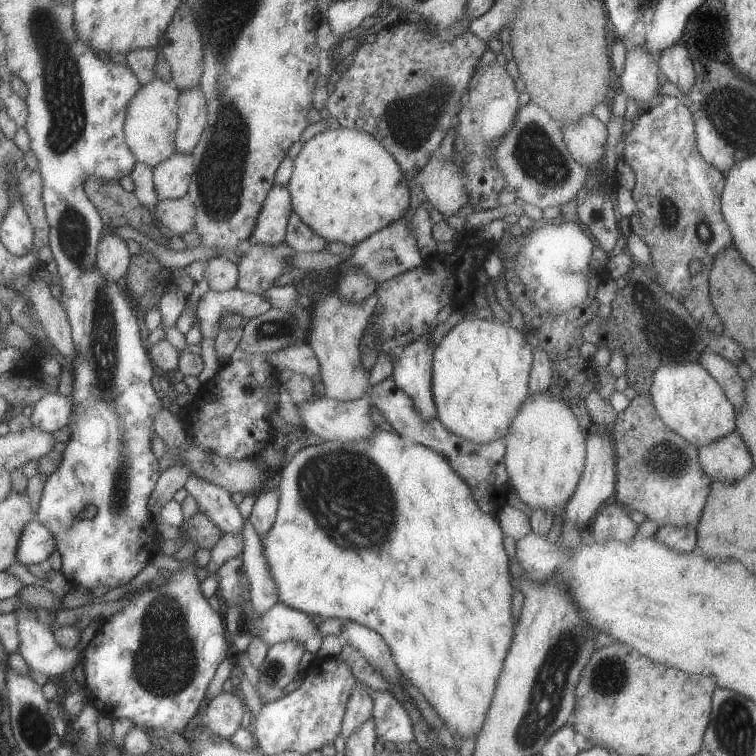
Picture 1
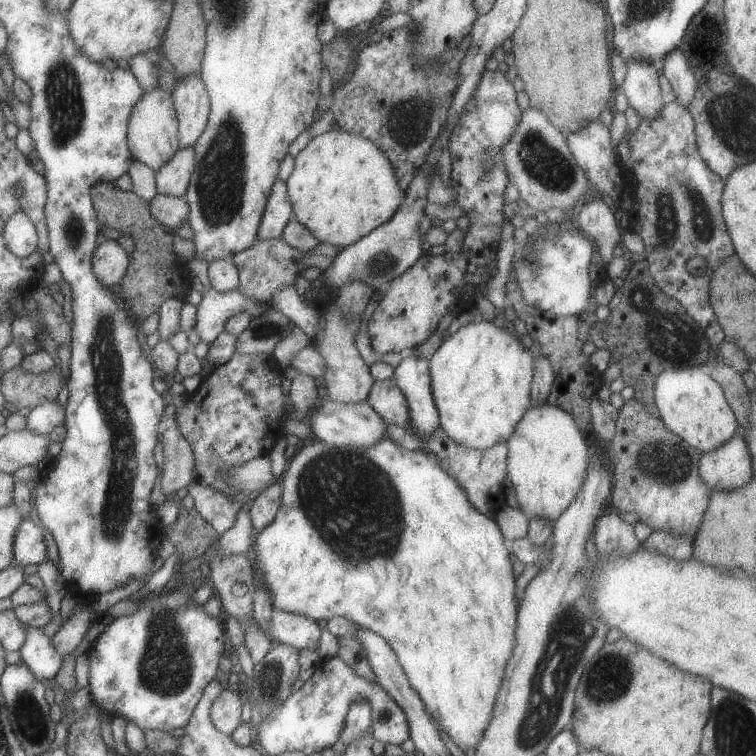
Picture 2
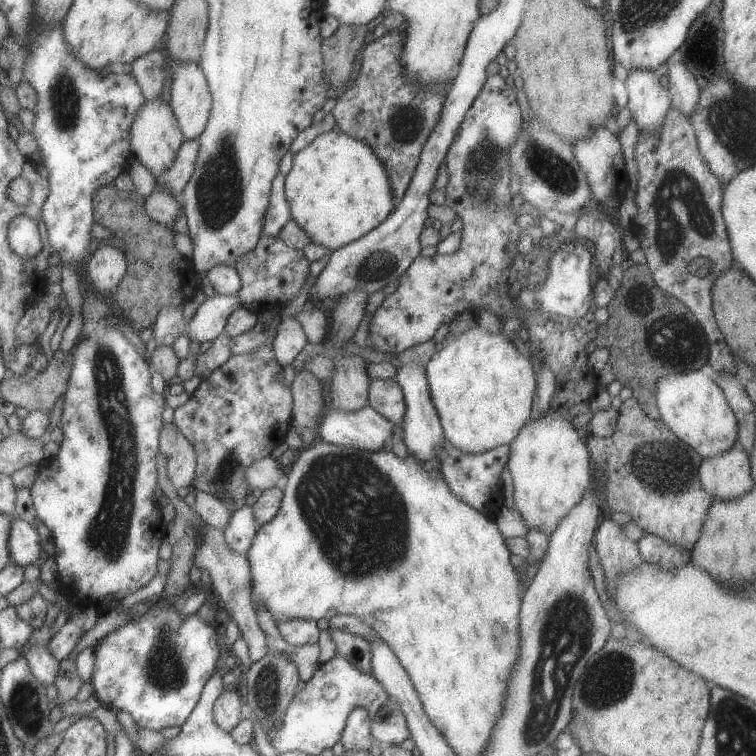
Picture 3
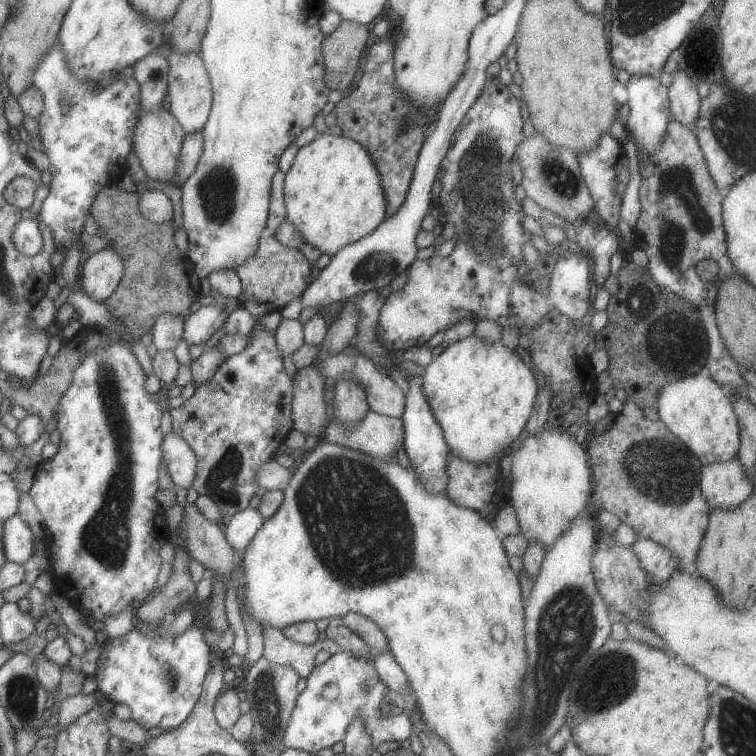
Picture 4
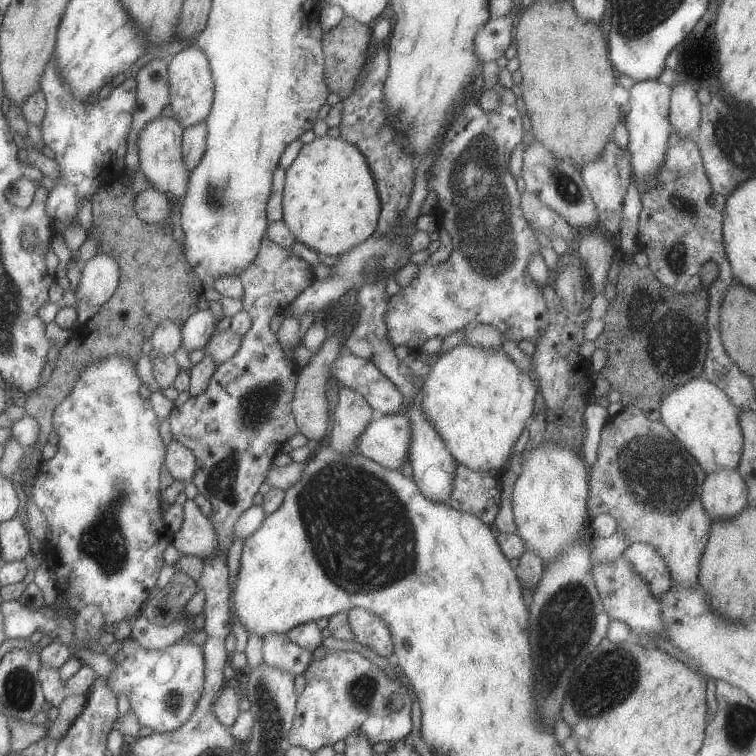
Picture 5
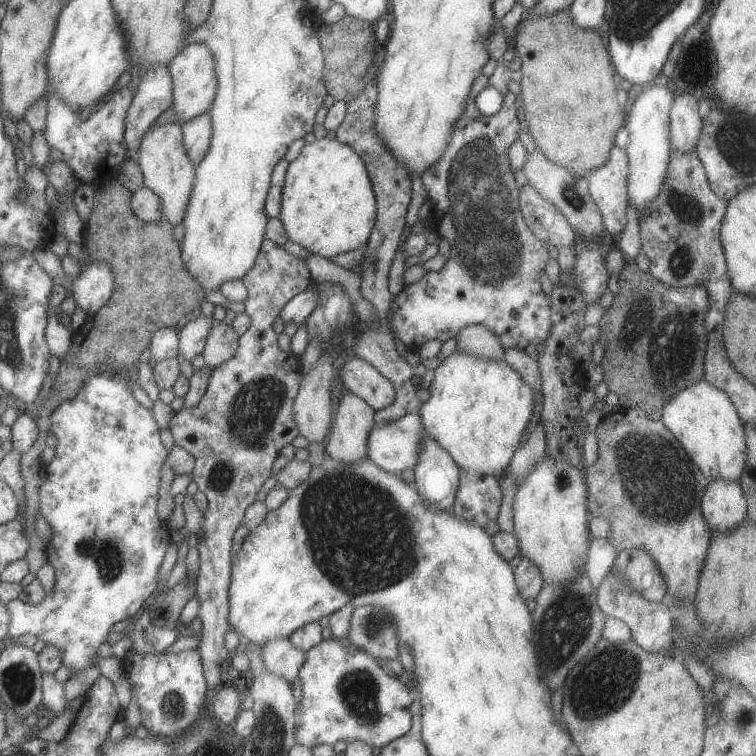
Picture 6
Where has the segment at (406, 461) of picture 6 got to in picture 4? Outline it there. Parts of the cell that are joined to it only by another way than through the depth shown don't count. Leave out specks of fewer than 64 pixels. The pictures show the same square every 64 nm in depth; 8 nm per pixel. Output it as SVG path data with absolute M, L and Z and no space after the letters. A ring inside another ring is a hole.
M369 410L362 419L358 421L355 427L349 429L340 427L338 421L334 419L324 430L321 439L327 443L367 454L381 461L393 461L395 460L394 454L396 450L402 446L403 434L401 418L393 419Z

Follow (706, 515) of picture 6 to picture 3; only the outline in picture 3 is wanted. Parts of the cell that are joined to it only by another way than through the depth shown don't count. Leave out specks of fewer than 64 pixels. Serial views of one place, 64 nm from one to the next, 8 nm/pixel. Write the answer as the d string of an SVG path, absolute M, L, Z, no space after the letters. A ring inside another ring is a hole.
M737 442L726 452L701 460L698 478L712 499L735 499L754 486L750 459Z

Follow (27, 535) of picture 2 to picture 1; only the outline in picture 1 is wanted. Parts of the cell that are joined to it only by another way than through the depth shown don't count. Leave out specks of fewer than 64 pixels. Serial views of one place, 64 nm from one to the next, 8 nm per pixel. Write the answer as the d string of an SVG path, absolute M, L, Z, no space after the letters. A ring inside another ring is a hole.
M34 519L20 533L16 549L16 561L24 566L45 565L46 559L55 550L56 541L51 532Z

